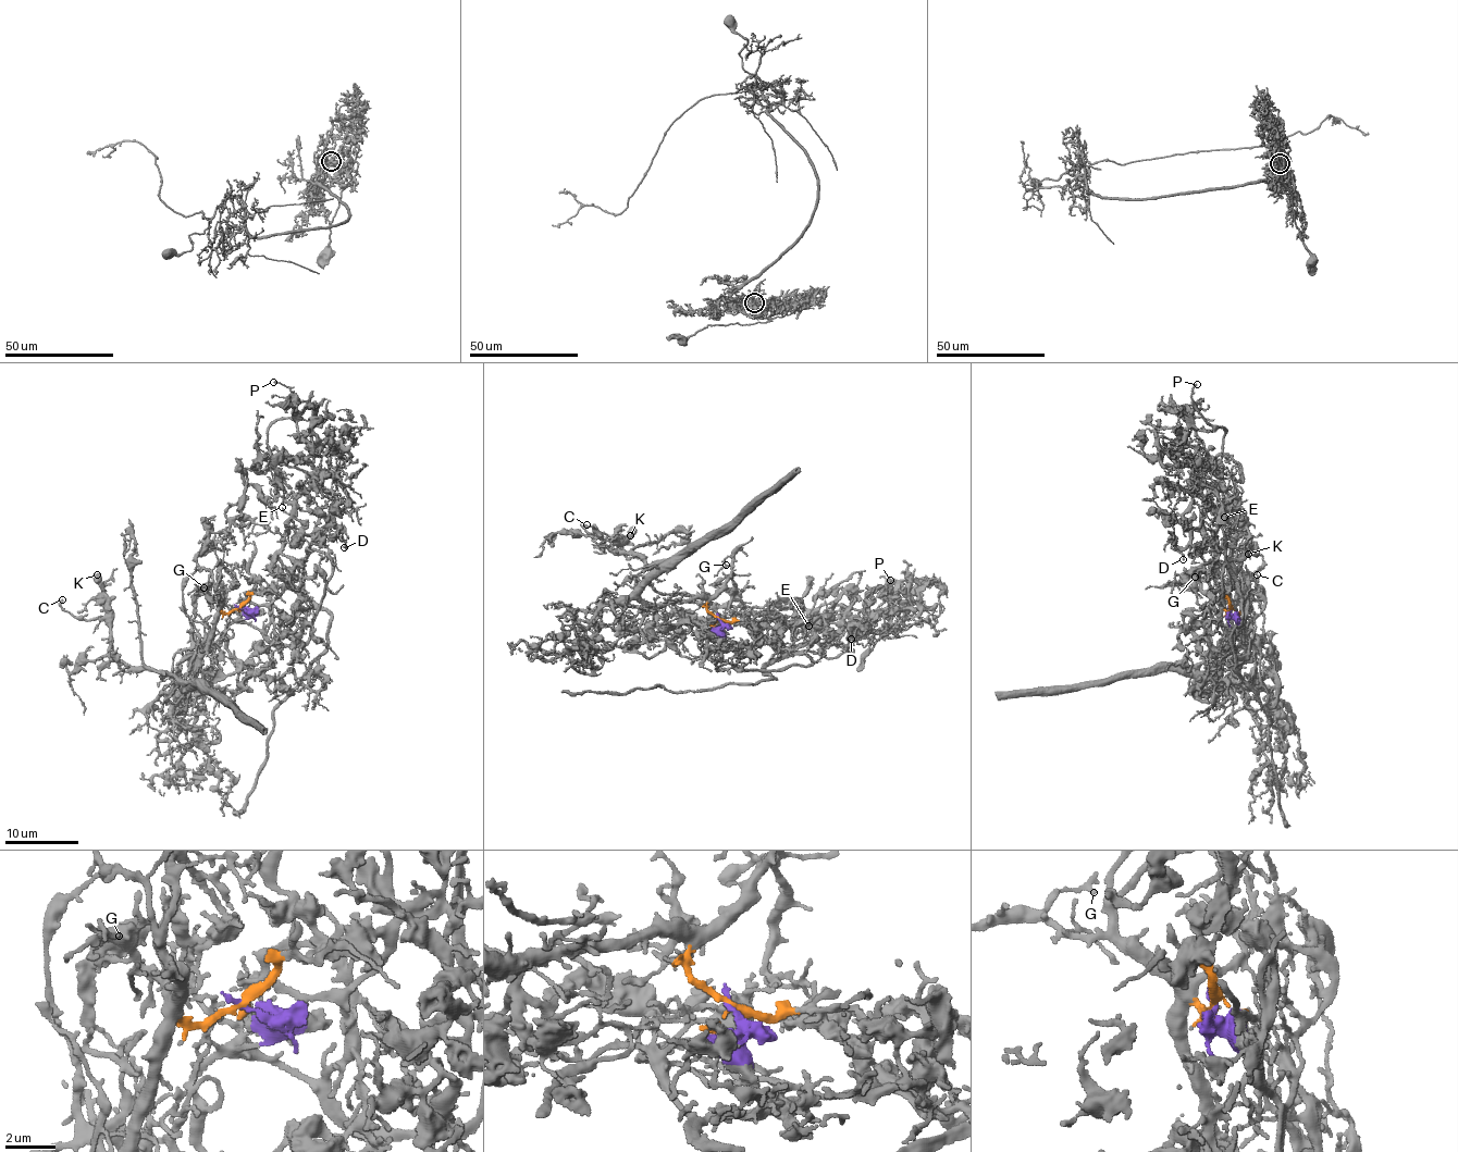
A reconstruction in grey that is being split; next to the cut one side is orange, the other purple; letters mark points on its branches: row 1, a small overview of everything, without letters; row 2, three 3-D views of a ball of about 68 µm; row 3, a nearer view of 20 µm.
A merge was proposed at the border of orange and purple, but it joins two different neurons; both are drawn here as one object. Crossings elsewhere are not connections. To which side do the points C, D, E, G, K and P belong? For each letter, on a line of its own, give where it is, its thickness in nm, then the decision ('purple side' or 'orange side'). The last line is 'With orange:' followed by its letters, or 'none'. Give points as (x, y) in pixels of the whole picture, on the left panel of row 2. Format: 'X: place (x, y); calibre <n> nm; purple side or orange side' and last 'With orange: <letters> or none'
C: place (62, 599); calibre 220 nm; orange side
D: place (344, 547); calibre 170 nm; purple side
E: place (282, 507); calibre 160 nm; purple side
G: place (204, 587); calibre 200 nm; orange side
K: place (97, 574); calibre 440 nm; orange side
P: place (273, 382); calibre 140 nm; purple side
With orange: C, G, K

